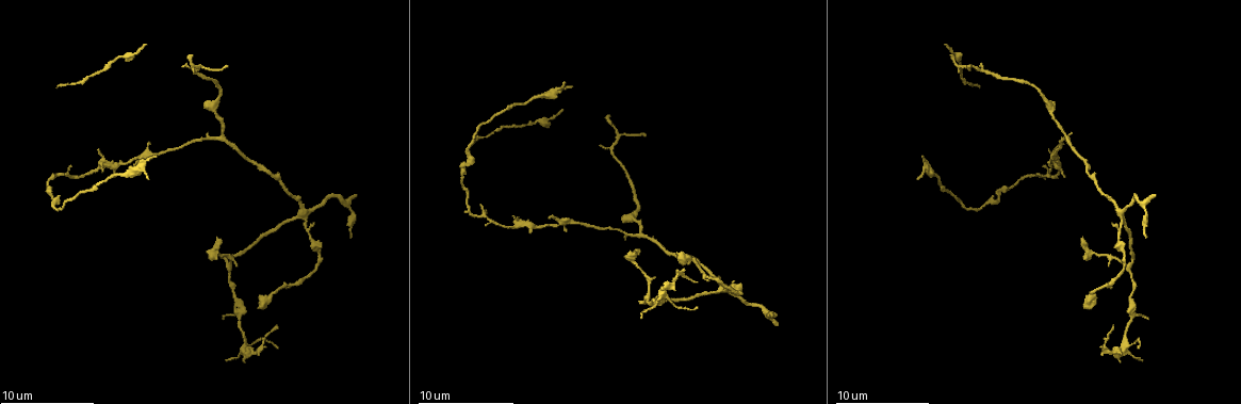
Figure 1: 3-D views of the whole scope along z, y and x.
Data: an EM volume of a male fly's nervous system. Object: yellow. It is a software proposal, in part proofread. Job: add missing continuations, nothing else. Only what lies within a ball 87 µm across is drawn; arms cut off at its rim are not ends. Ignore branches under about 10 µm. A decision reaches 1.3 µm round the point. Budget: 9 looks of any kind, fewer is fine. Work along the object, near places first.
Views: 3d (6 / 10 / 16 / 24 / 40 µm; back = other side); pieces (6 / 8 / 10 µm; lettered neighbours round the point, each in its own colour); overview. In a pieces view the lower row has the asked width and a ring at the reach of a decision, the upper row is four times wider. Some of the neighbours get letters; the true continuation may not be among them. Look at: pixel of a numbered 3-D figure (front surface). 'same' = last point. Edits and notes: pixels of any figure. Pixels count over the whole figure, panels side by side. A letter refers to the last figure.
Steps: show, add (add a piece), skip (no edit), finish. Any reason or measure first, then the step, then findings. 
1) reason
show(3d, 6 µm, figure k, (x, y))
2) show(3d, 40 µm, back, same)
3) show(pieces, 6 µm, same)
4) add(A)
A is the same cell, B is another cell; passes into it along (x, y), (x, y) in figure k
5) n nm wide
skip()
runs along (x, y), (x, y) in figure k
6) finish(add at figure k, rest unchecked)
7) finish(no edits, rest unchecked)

end of a long branch
show(pieces, 6 µm, figure 1, (1086, 307))

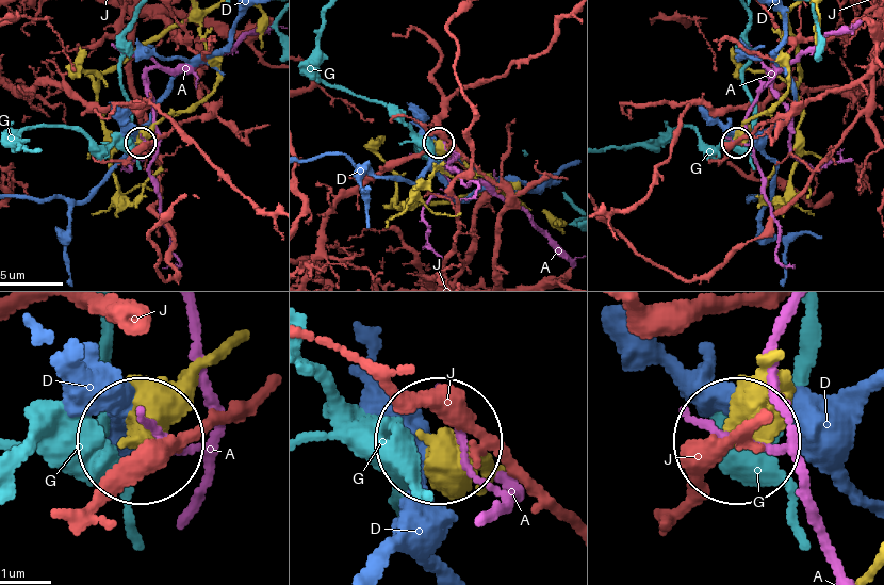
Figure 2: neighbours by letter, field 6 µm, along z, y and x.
450 nm wide
skip()
A, D, G and J are other cells; none of them fits

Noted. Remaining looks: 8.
an open end
show(pieces, 8 µm, figure 1, (216, 240))

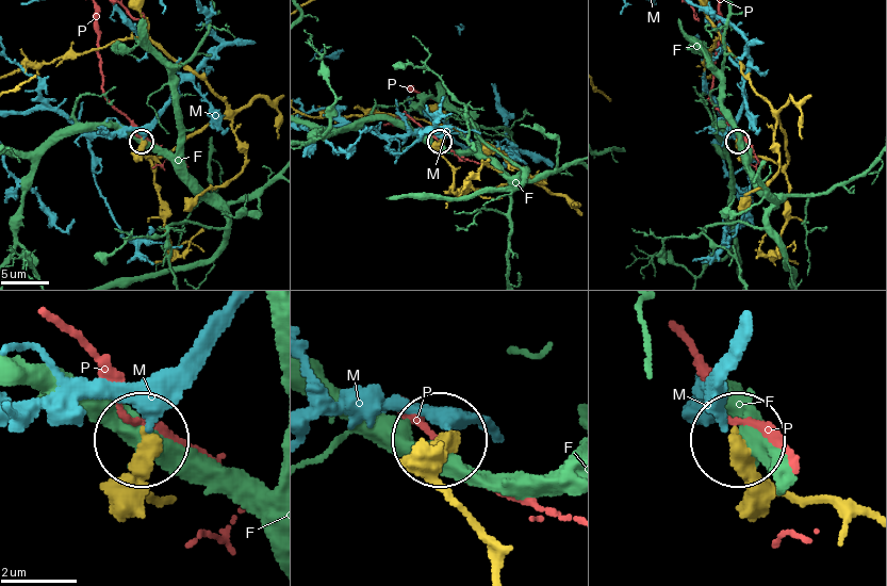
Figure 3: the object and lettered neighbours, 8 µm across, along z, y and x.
skip()
F, M and P are other cells; runs along (486, 540), (445, 483), (439, 438) in figure 3; no lettered piece goes on from it

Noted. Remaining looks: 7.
branch stops here
show(pieces, 8 µm, figure 1, (97, 149))

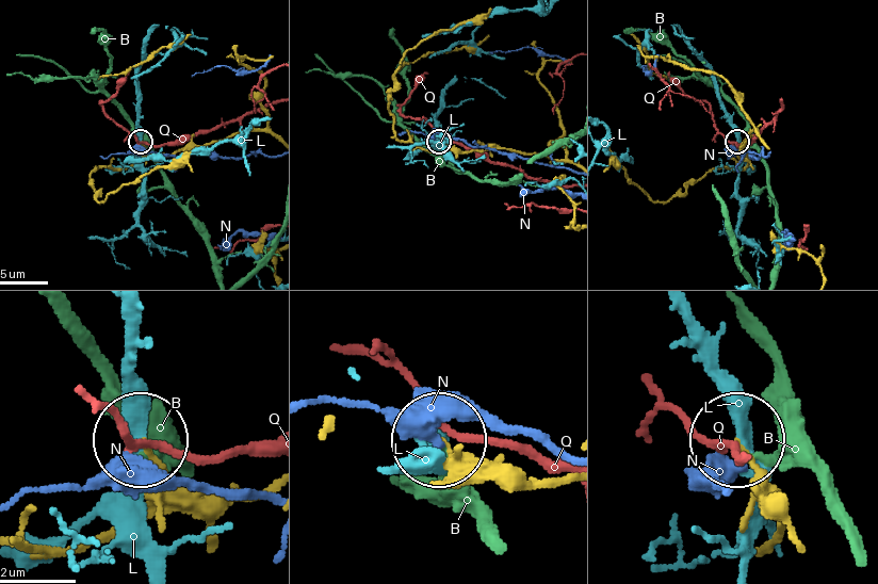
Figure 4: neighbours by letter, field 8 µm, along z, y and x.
skip()
B, L, N and Q are other cells; runs along (570, 481), (493, 481), (440, 445) in figure 4; none of them fits

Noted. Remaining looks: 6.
long arm stops here
show(3d, 10 µm, figure 1, (569, 86))

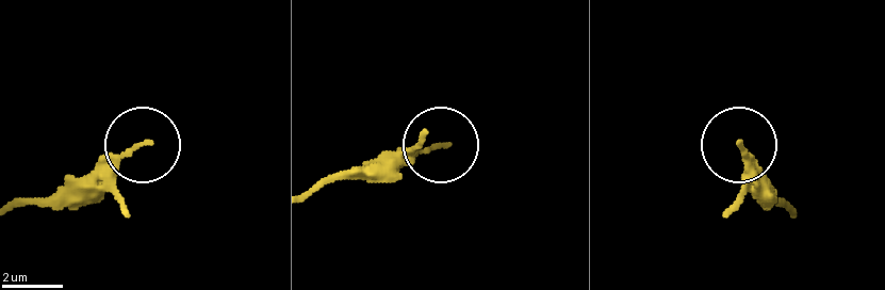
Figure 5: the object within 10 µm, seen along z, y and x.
show(pieces, 6 µm, figure 5, (146, 143))

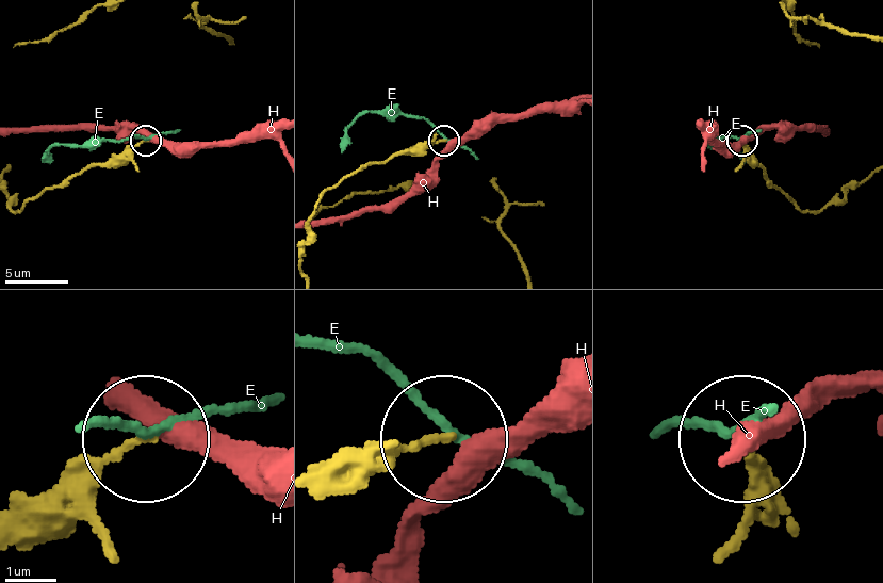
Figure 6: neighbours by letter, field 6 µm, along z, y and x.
skip()
E and H are other cells; runs along (313, 213), (325, 191), (360, 169), (442, 141) in figure 6; no lettered piece goes on from it

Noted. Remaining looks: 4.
finish(no edits, rest unchecked)

